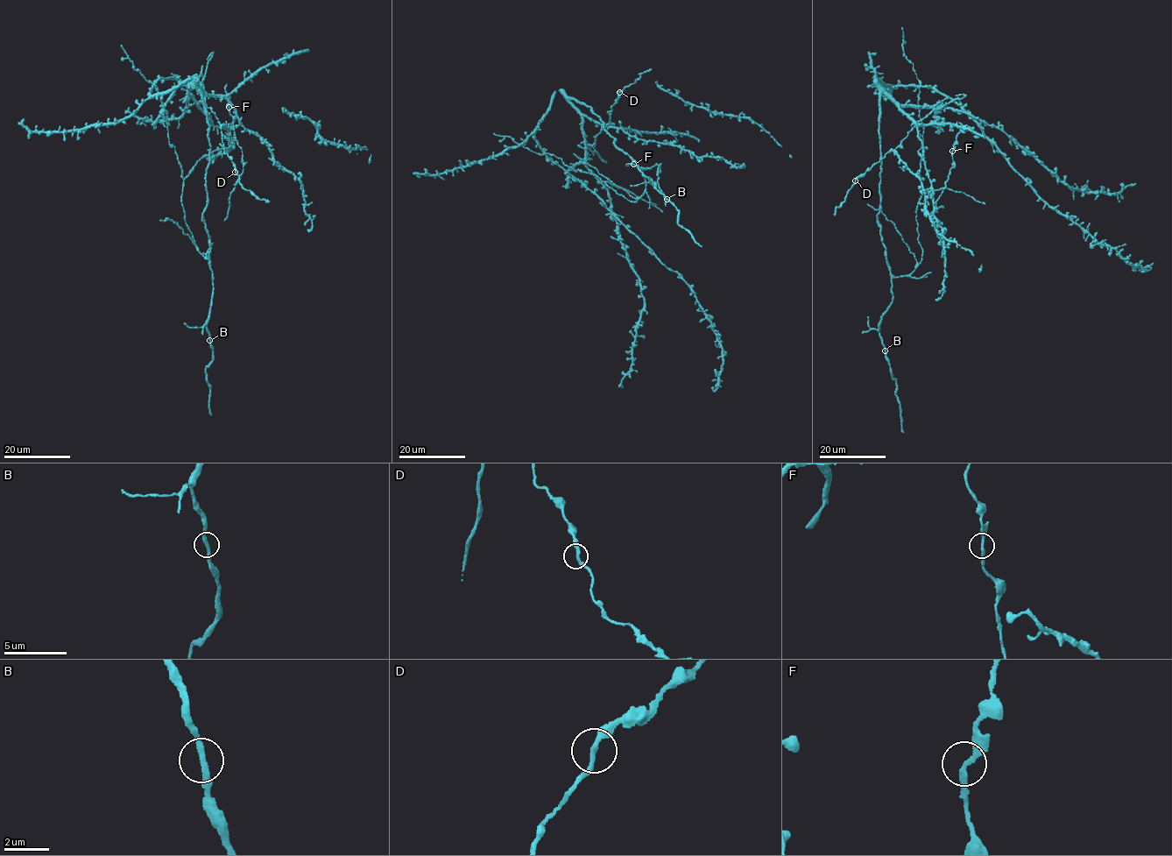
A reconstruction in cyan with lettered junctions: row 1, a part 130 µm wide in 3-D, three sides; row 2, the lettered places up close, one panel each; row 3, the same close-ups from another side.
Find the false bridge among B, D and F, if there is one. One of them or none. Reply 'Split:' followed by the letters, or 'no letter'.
Split: no letter

